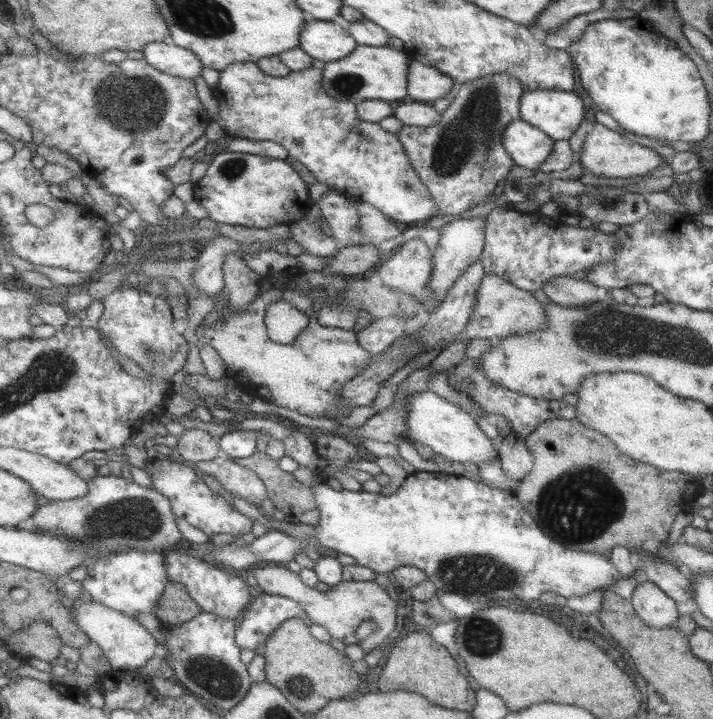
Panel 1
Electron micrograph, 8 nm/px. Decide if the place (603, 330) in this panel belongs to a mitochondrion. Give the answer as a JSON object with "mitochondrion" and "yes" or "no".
{"mitochondrion":"yes"}

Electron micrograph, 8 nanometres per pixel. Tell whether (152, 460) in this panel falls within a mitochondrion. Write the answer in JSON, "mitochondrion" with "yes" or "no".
{"mitochondrion":"no"}

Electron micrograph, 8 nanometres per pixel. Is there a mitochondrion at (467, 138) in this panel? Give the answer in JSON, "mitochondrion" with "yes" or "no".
{"mitochondrion":"yes"}

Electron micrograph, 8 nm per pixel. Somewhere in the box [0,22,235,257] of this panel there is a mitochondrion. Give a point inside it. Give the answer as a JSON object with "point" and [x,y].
{"point":[131,103]}

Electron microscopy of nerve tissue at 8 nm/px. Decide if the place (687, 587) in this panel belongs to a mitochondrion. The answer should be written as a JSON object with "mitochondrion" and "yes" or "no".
{"mitochondrion":"no"}

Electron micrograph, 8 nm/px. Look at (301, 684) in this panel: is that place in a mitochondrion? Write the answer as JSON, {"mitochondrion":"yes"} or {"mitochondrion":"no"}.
{"mitochondrion":"yes"}

